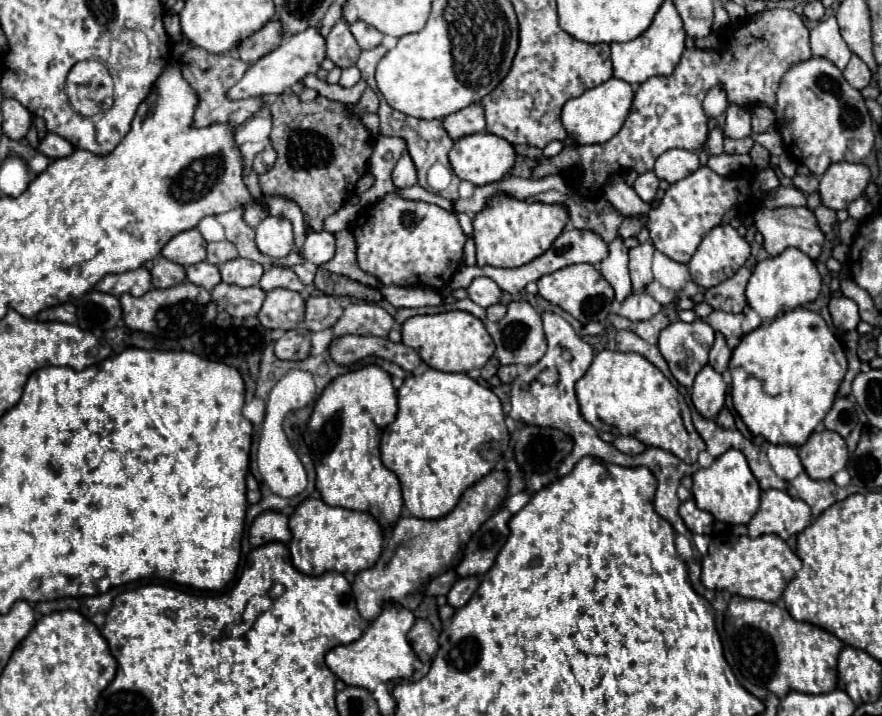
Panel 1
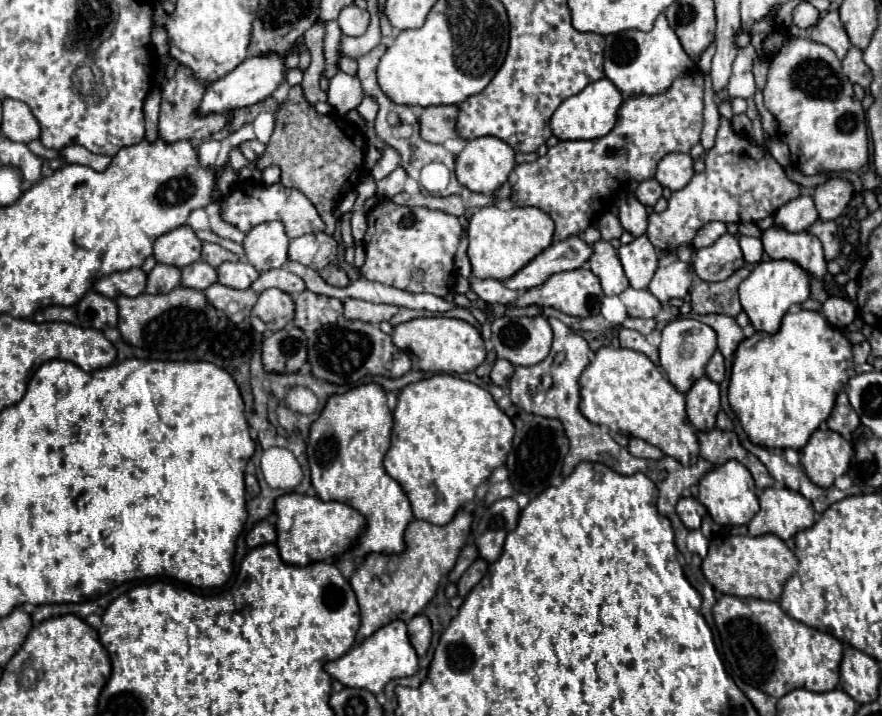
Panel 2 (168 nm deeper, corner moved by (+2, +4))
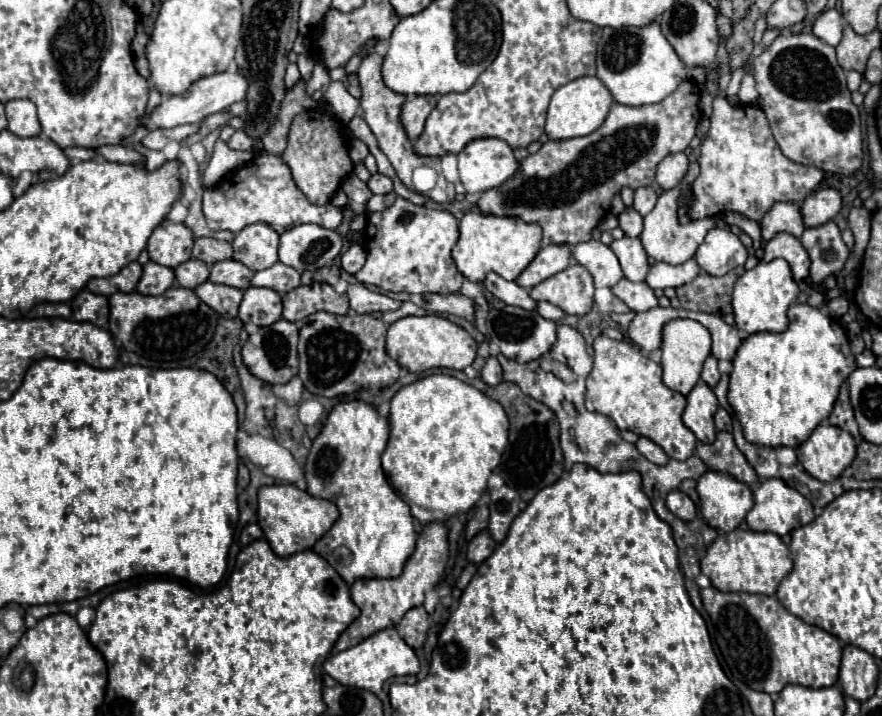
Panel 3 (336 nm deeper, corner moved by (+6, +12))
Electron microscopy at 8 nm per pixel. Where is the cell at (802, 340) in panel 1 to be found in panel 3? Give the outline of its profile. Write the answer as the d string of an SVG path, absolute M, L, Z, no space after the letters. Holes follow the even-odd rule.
M792 304L788 308L788 328L784 332L756 332L750 334L738 348L732 360L732 374L728 386L728 402L738 416L744 438L762 446L790 446L798 448L810 432L832 412L832 406L838 396L840 384L850 376L856 368L854 354L850 352L850 344L846 332L840 324L836 324L830 316L812 308L808 304Z

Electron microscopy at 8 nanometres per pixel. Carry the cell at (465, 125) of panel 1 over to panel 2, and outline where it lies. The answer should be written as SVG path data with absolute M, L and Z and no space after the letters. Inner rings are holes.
M428 106L420 116L420 136L432 144L444 144L448 138L458 138L454 122L458 116L456 106Z

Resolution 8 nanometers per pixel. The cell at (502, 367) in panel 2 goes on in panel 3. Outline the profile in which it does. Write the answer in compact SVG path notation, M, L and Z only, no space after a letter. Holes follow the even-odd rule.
M490 356L482 368L482 380L488 384L488 386L498 386L502 382L502 366L500 362L496 360L496 356Z

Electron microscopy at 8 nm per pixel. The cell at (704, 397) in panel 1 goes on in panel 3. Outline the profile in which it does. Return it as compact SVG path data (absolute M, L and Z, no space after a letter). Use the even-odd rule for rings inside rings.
M698 382L692 392L686 396L686 408L682 414L684 424L696 434L700 442L714 442L716 428L714 428L714 412L718 408L718 400L712 388L706 382Z

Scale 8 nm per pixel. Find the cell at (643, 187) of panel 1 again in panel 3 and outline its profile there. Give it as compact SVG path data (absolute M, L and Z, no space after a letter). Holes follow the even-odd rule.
M642 186L638 190L634 190L634 208L646 216L658 202L658 194L654 192L652 186Z

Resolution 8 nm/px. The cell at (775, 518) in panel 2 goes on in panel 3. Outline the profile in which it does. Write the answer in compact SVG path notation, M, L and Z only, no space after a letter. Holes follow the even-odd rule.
M768 478L754 490L754 508L746 514L746 522L750 530L774 532L778 536L784 536L798 526L810 524L812 520L814 520L812 504L798 490L786 486L786 482L782 482L780 478Z

